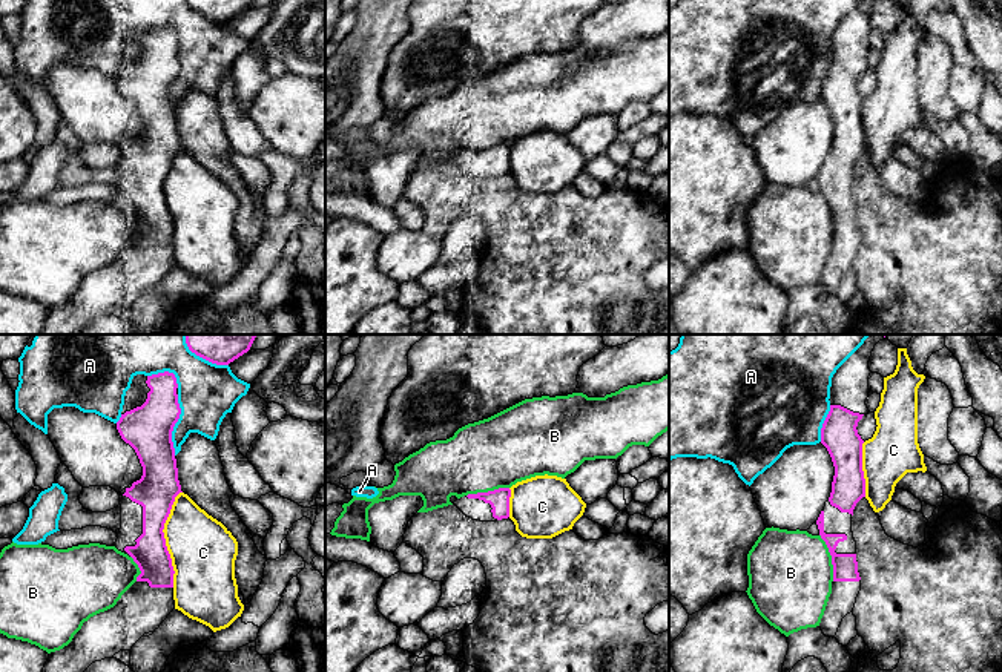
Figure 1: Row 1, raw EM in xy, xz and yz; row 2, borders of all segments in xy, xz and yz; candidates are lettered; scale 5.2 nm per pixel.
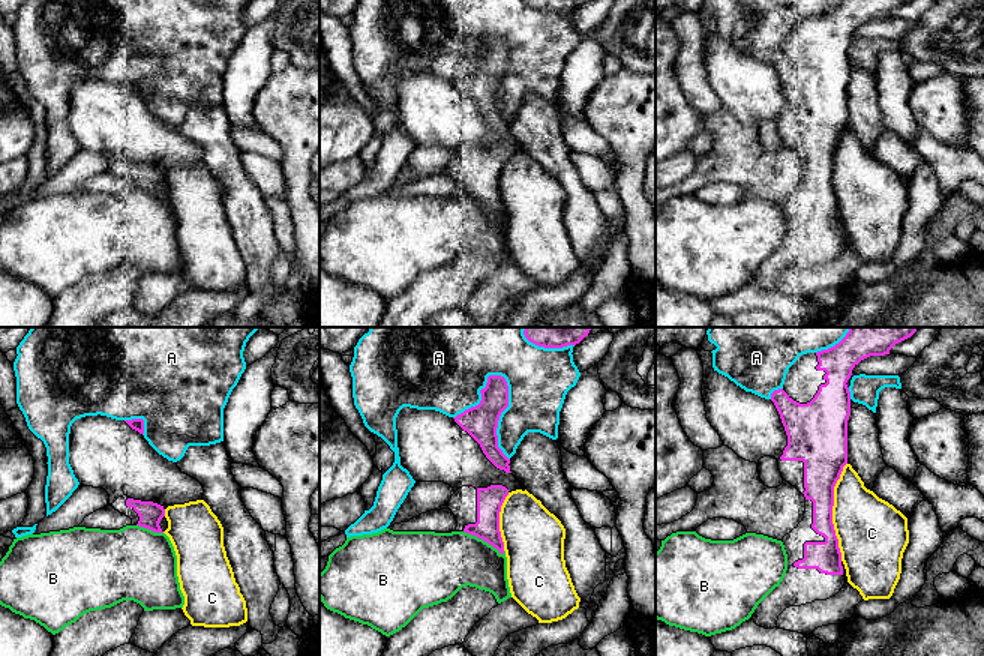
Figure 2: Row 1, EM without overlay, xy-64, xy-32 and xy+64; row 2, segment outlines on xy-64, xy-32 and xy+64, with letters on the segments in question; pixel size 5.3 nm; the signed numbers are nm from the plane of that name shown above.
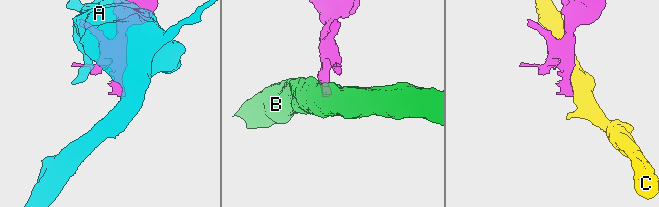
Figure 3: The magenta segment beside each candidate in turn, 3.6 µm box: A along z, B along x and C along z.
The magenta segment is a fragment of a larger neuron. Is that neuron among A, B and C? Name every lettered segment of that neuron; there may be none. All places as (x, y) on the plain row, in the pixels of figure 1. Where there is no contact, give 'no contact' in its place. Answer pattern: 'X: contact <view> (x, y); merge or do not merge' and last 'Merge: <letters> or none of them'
A: contact xy (174, 82); do not merge
B: contact yz (832, 214); do not merge
C: contact xy (164, 195); do not merge
Merge: none of them

